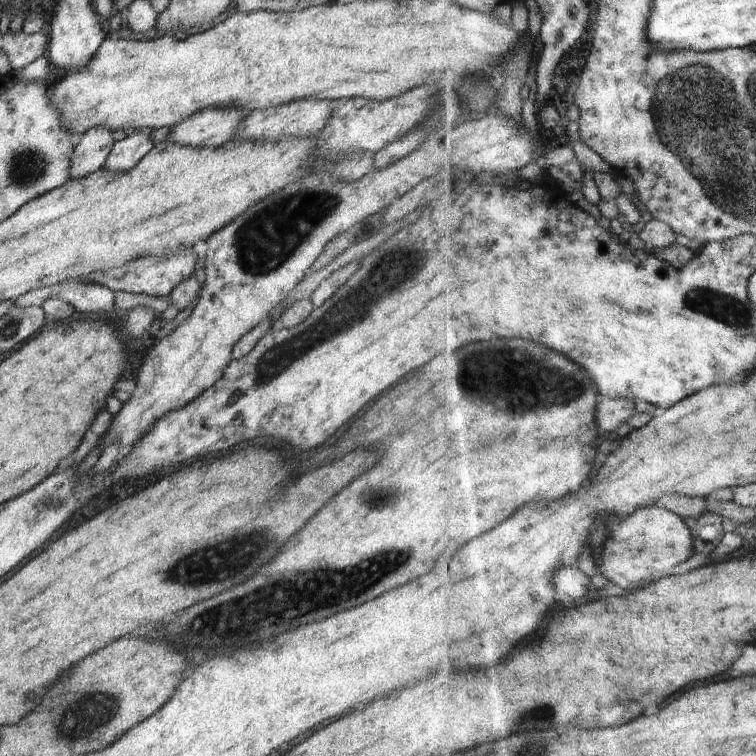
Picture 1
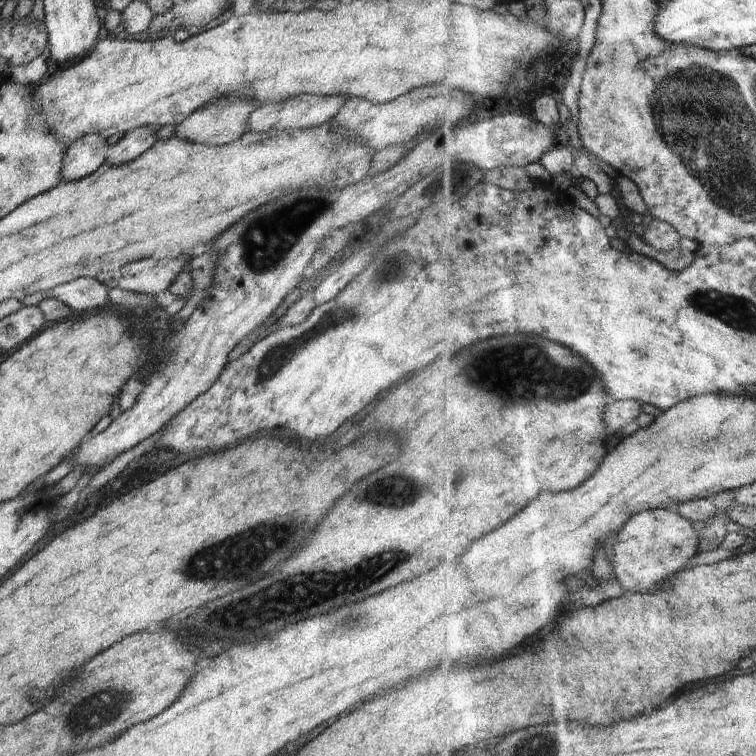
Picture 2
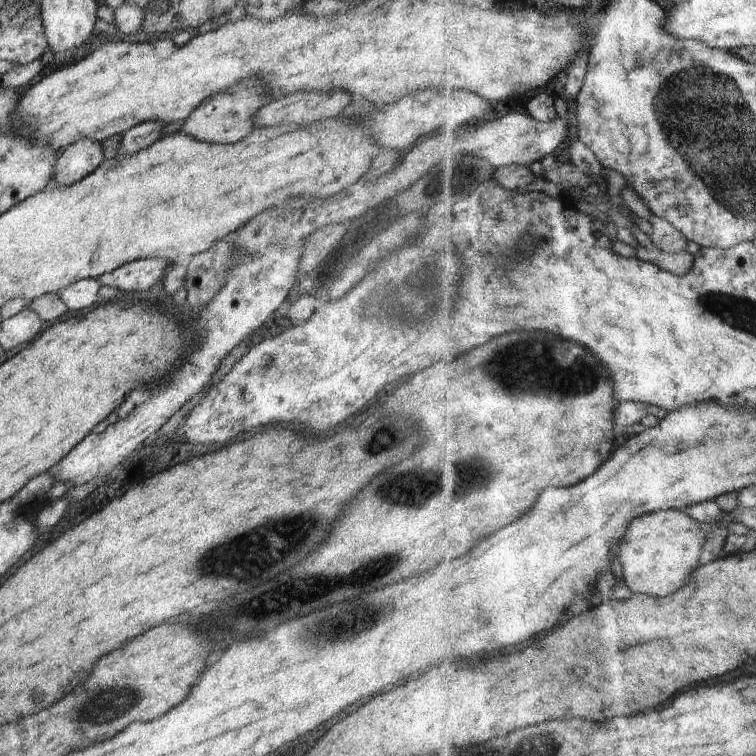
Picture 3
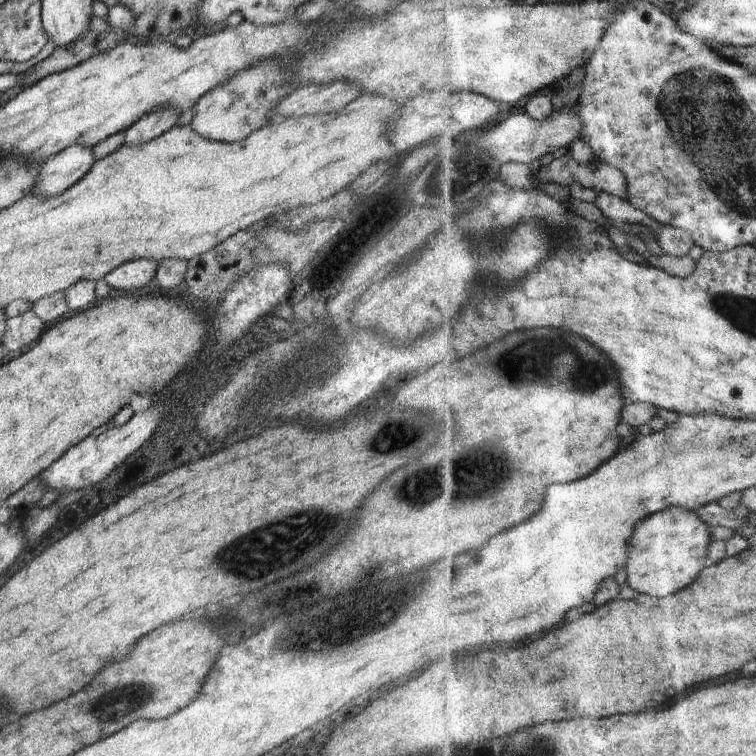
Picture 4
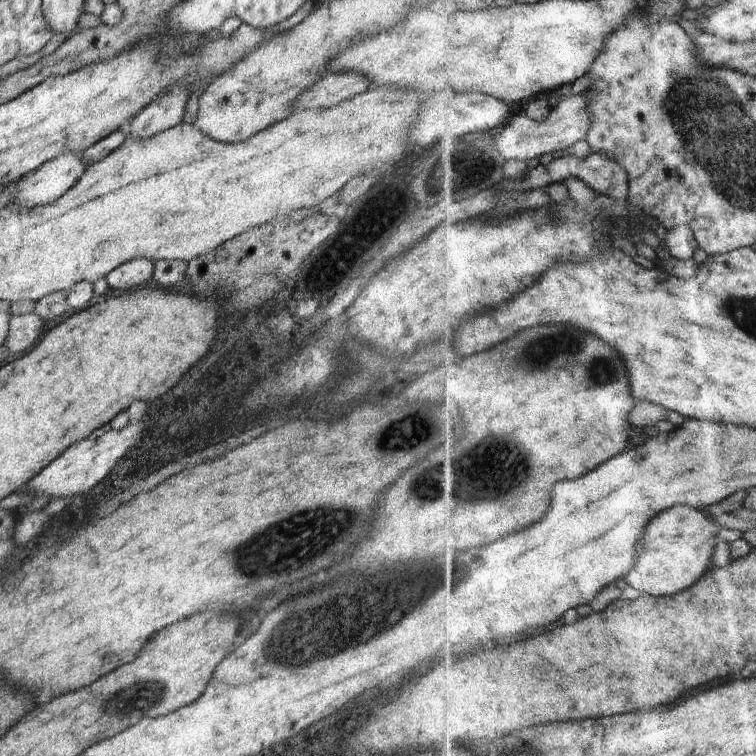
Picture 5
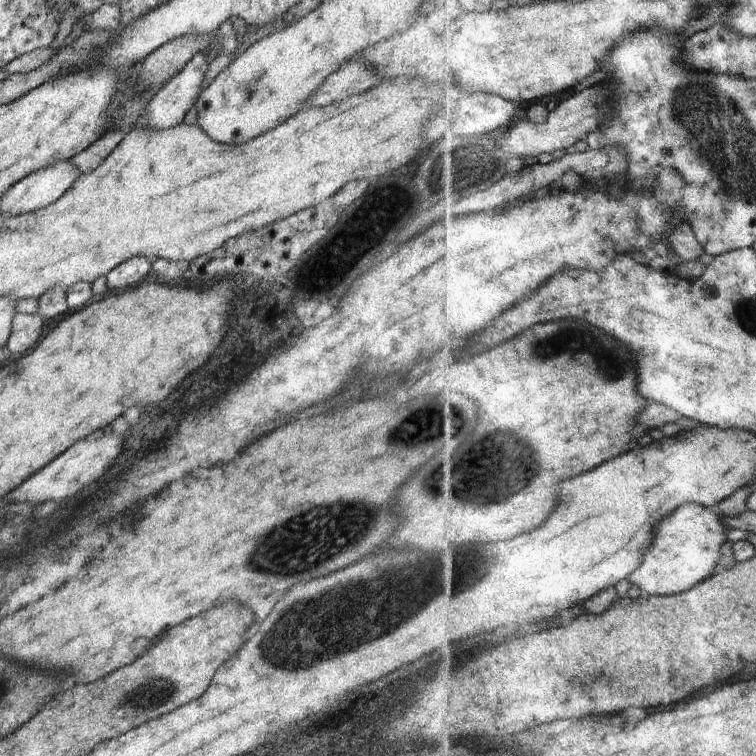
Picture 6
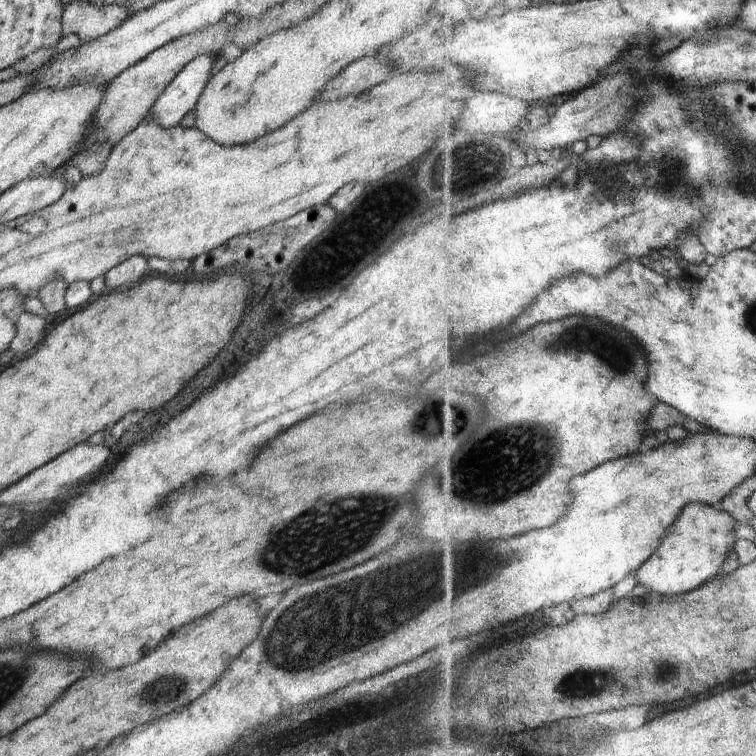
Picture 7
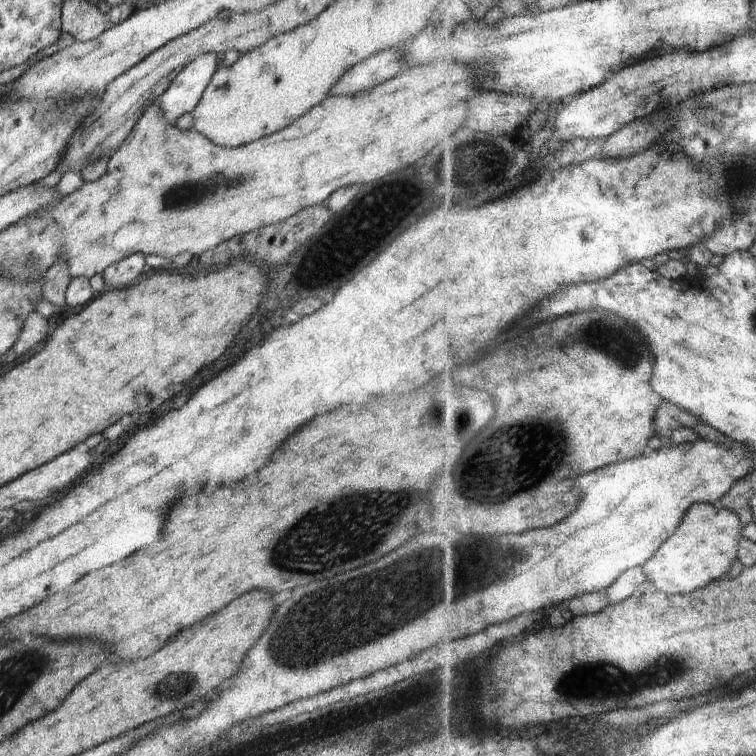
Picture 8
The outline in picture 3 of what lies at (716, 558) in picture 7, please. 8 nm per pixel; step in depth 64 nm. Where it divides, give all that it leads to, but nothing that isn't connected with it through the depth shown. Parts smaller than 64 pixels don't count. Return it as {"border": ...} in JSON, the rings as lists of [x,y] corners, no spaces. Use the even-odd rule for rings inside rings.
{"border":[[[680,509],[656,511],[632,522],[617,552],[623,566],[624,582],[634,594],[664,597],[686,586],[690,574],[700,566],[709,538],[699,524],[696,518]]]}

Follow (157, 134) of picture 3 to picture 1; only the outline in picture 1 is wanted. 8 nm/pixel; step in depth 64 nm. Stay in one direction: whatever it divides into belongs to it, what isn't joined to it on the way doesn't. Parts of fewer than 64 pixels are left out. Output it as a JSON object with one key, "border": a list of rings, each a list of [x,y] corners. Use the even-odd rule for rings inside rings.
{"border":[[[152,130],[136,131],[116,141],[103,167],[110,173],[126,173],[133,170],[153,148]]]}

